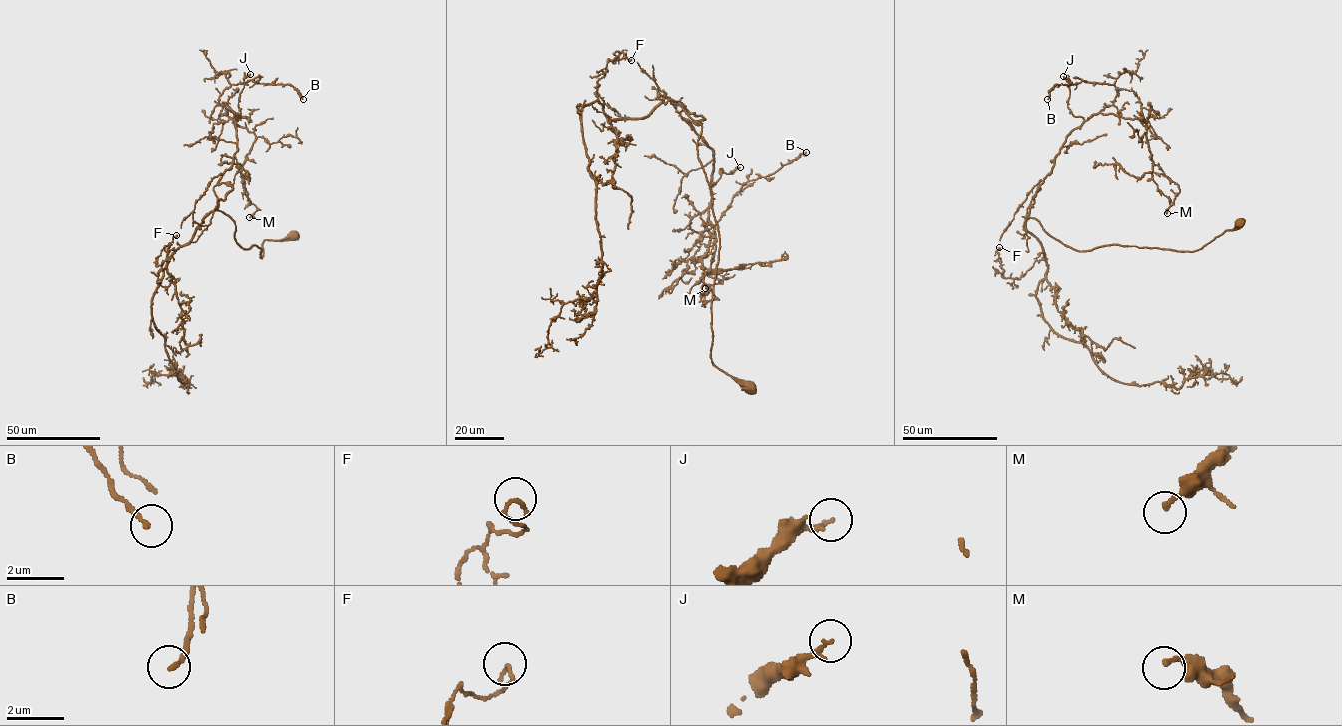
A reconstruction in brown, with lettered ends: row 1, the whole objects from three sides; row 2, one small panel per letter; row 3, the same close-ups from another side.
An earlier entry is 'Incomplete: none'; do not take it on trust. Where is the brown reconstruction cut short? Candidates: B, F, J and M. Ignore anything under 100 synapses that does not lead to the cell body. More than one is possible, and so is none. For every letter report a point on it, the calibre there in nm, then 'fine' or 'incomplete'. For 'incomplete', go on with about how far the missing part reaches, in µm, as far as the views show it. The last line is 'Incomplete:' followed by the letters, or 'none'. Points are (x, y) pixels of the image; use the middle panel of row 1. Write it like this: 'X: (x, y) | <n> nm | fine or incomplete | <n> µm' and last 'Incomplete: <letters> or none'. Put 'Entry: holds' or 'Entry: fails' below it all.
B: (806, 152) | 170 nm | fine
F: (631, 60) | 140 nm | fine
J: (740, 167) | 190 nm | fine
M: (705, 288) | 170 nm | fine
Incomplete: none
Entry: holds

